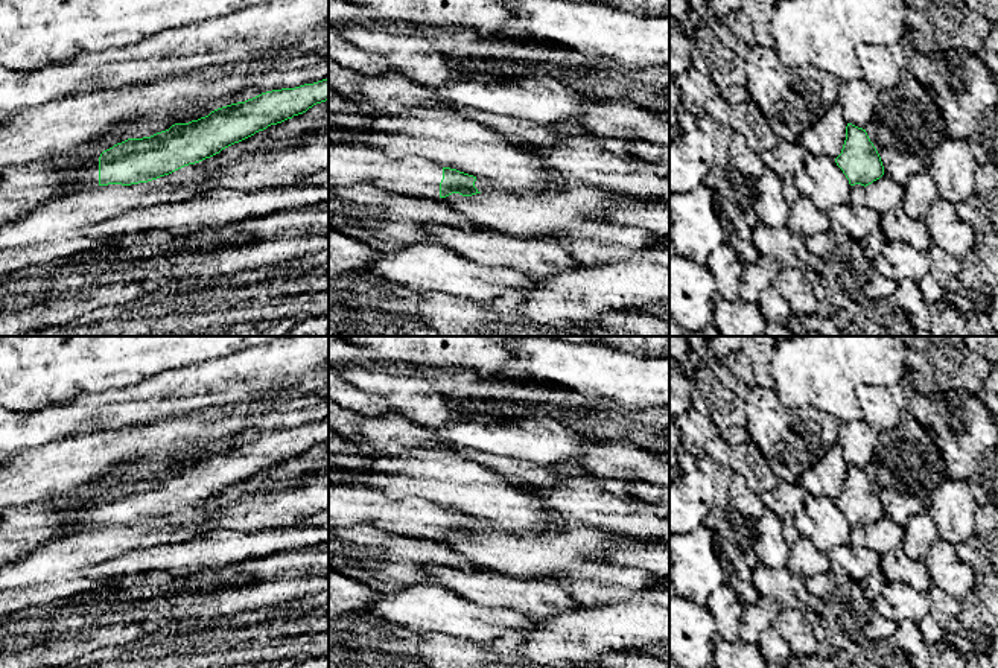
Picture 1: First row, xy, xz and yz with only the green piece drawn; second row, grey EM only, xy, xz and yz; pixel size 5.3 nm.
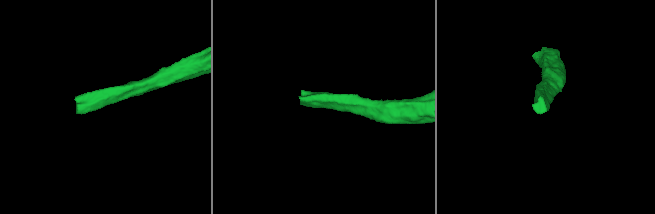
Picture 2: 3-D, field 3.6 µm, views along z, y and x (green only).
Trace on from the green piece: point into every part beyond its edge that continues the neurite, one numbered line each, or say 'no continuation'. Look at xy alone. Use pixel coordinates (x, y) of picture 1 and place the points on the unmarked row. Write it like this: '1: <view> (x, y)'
1: xy (79, 516)

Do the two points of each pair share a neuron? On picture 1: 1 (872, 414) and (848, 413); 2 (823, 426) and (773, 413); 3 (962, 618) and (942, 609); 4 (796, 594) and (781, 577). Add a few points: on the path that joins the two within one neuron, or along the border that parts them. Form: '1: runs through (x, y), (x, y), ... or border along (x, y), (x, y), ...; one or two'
1: border along (883, 385), (855, 387), (861, 417); two
2: runs through (811, 426), (785, 423); one
3: runs through (957, 618), (947, 613); one
4: runs through (791, 589), (784, 582); one

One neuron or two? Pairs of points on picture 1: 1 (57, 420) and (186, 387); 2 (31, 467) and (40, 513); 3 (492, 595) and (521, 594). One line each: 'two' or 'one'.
1: one
2: two
3: one

